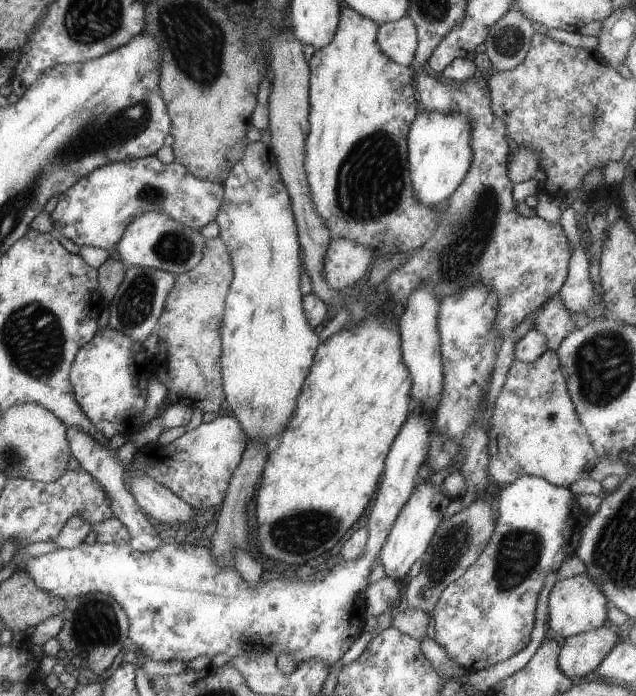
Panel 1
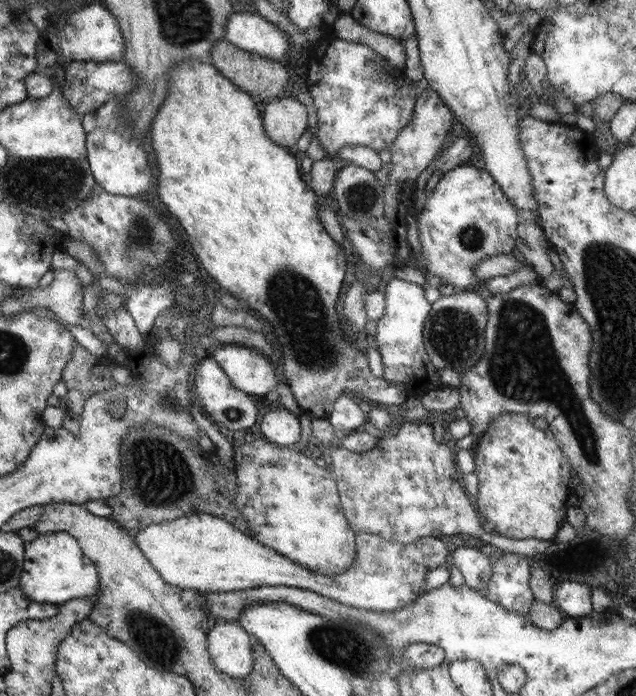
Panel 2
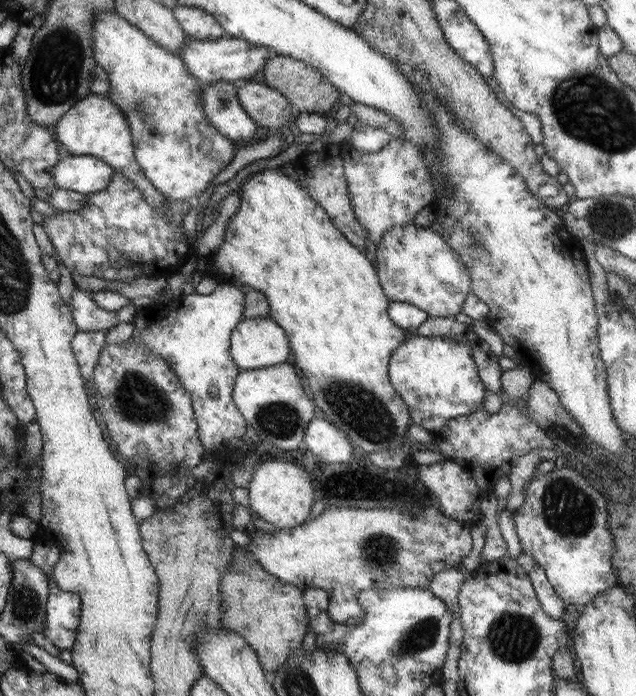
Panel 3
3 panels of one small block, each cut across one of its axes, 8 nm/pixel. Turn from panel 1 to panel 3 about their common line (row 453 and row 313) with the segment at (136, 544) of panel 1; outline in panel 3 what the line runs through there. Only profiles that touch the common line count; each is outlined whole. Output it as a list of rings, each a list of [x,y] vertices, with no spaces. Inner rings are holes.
[[[79,288],[72,293],[68,307],[79,332],[109,331],[120,322],[132,323],[138,310],[133,303],[127,304],[116,312],[100,309],[91,298],[91,293]]]

